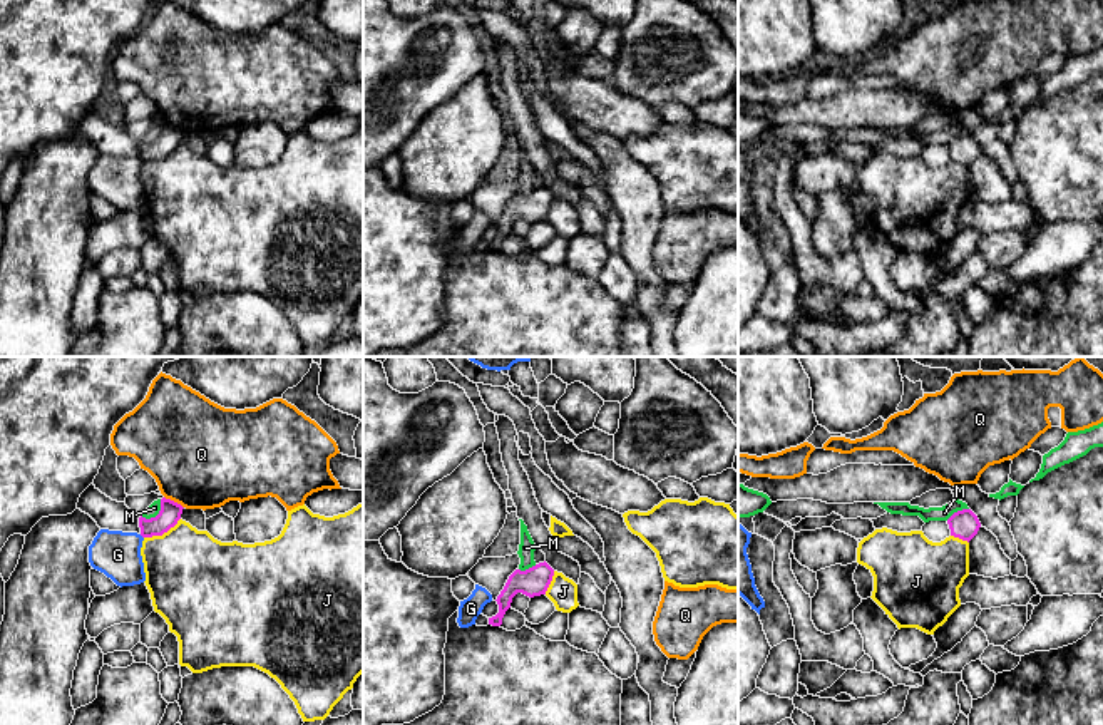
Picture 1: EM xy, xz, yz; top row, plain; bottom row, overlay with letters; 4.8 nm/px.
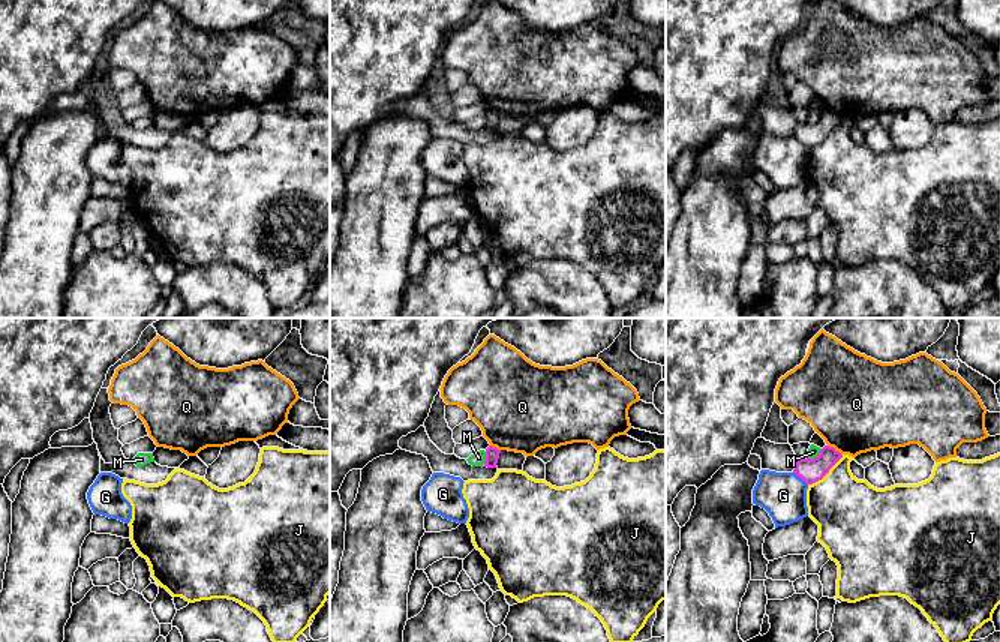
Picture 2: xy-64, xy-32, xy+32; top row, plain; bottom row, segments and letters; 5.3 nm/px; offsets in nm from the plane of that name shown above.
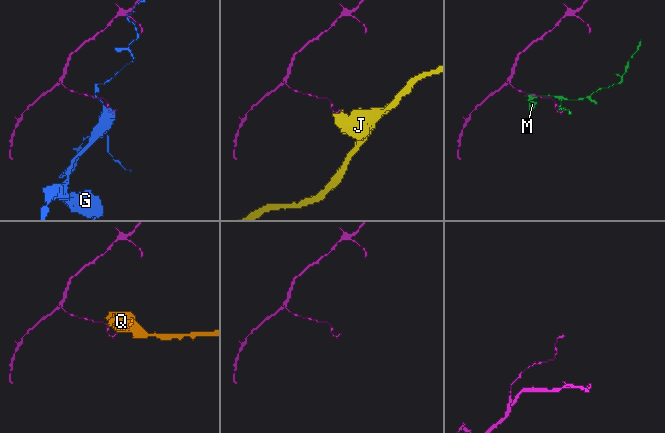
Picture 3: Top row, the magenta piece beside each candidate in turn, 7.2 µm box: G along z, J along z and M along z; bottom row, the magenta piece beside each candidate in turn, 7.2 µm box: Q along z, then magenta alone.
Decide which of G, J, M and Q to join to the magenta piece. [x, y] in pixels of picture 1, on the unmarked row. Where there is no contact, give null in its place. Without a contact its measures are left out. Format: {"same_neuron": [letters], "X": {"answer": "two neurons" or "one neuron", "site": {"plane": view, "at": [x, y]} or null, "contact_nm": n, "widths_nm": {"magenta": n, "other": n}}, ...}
{"same_neuron": [], "G": {"answer": "two neurons", "site": null}, "J": {"answer": "two neurons", "site": {"plane": "xy", "at": [163, 158]}, "contact_nm": 200, "widths_nm": {"magenta": 100, "other": 440}}, "M": {"answer": "two neurons", "site": {"plane": "xy", "at": [158, 139]}, "contact_nm": 130, "widths_nm": {"magenta": 100, "other": 60}}, "Q": {"answer": "two neurons", "site": {"plane": "xy", "at": [173, 126]}, "contact_nm": 110, "widths_nm": {"magenta": 100, "other": 500}}}

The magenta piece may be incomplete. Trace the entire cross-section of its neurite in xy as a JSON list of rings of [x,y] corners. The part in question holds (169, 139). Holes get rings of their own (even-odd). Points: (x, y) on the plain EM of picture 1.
[[[162,122],[161,124],[161,136],[156,142],[146,144],[139,142],[139,152],[142,162],[162,161],[171,152],[177,149],[182,139],[182,131]]]

